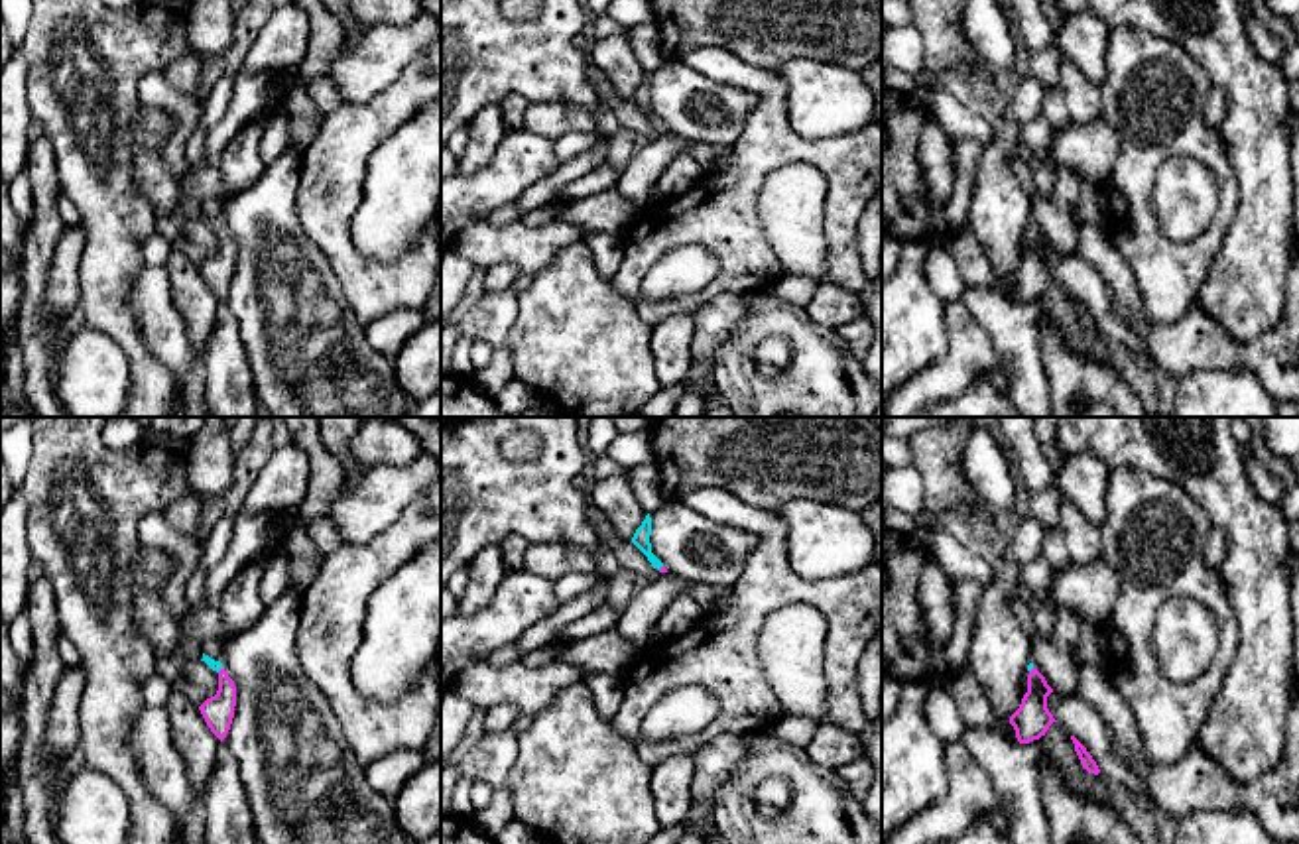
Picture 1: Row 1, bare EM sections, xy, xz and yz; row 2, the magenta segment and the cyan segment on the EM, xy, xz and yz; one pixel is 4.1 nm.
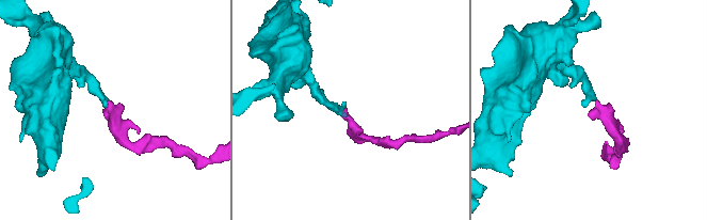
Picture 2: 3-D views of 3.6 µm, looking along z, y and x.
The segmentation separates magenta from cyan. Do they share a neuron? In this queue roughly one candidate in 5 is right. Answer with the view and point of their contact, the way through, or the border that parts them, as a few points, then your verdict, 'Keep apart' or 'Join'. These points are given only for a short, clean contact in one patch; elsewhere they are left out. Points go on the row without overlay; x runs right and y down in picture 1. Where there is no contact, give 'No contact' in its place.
Touches magenta at yz (1032, 229). Path across: yz (1032, 278), (1032, 229), (1030, 225). Join

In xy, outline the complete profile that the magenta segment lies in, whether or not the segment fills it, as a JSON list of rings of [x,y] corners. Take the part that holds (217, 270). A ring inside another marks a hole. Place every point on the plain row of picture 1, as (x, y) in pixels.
[[[205,212],[201,220],[218,232],[218,250],[215,256],[207,258],[199,270],[211,291],[222,301],[234,277],[236,246],[228,232],[222,228],[220,220],[215,220]]]

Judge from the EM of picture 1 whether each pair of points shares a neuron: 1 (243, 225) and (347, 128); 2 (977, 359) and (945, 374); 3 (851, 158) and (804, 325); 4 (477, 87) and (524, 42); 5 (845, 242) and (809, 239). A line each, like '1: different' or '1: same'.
1: different
2: same
3: different
4: same
5: different

